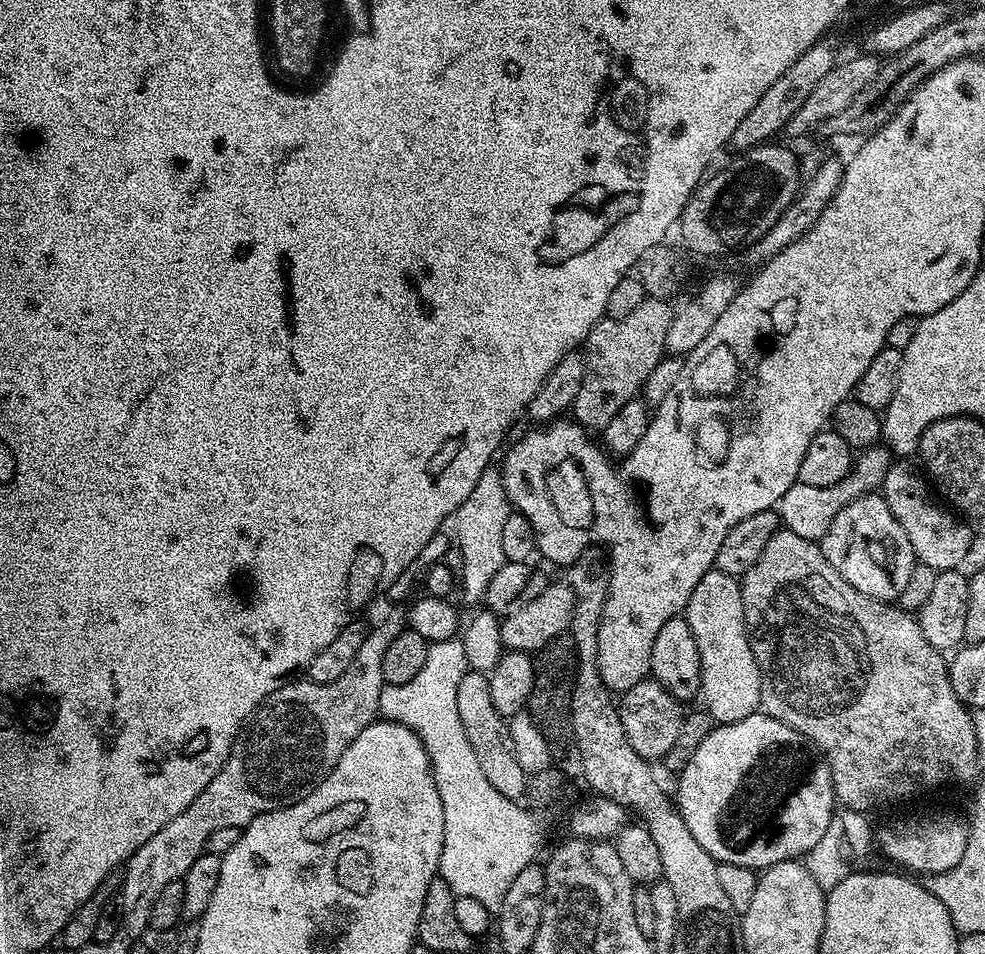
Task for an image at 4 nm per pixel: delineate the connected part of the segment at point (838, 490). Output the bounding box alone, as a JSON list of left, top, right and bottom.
[778,446,894,542]

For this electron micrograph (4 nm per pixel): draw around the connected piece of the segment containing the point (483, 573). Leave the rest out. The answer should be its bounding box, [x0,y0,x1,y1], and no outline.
[454,466,510,601]

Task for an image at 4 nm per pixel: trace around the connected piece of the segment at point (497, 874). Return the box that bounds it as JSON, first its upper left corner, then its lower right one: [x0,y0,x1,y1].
[379,641,544,914]

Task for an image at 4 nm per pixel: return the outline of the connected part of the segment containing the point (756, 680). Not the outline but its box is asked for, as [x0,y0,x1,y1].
[686,570,760,724]

